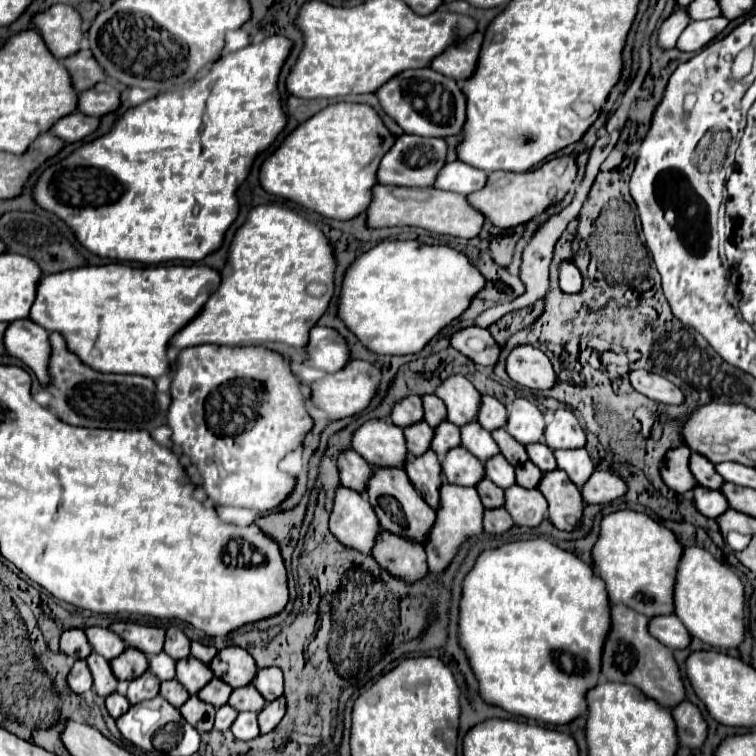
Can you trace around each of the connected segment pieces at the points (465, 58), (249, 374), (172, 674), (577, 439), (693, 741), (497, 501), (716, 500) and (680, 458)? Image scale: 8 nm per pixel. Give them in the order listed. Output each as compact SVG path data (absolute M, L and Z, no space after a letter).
M476 34L462 46L450 46L444 54L440 54L432 62L430 68L448 78L454 78L456 82L464 82L464 78L468 78L468 74L472 74L472 70L476 68L480 42L482 42L482 36Z
M200 344L186 348L180 354L176 374L172 378L172 406L168 426L172 428L174 448L190 456L204 478L202 488L218 506L250 508L264 514L278 508L294 490L296 476L278 468L278 462L298 448L312 430L314 420L306 410L306 394L300 390L300 380L290 368L290 362L264 346L212 346Z
M166 652L162 654L156 654L150 658L150 672L154 672L160 680L172 680L176 678L176 660L170 658Z
M558 410L554 420L546 426L546 444L552 450L566 448L584 448L586 446L586 430L580 424L578 416L572 410Z
M682 702L676 708L672 708L672 716L678 724L678 736L682 746L698 748L708 736L708 724L702 718L702 712L692 702Z
M484 478L478 486L476 486L482 502L486 508L502 508L504 506L504 490L498 488L492 480Z
M698 486L694 490L694 504L708 518L718 518L720 514L724 514L724 510L730 508L728 500L724 500L724 494L720 494L718 490L708 490L704 486Z
M686 448L670 450L666 456L666 462L662 466L664 482L680 494L690 492L698 486L696 478L692 478L692 474L688 472L690 470L690 456L692 456L692 452L688 452Z

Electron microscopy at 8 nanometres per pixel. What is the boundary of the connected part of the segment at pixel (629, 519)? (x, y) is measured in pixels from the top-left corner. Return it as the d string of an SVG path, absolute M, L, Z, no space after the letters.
M634 510L612 512L602 520L600 540L592 548L598 574L604 578L612 604L626 604L640 614L668 616L674 614L672 590L676 584L676 566L682 558L684 546L678 536L650 518Z

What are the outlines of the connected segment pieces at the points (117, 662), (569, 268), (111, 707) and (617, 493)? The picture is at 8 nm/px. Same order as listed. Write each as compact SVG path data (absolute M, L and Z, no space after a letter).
M126 648L118 658L114 658L110 662L110 666L118 680L130 682L148 670L148 658L136 648Z
M564 262L562 266L560 266L560 288L564 290L564 292L580 292L582 290L582 274L580 274L580 270L574 266L574 264L570 264L570 262Z
M116 692L116 694L110 694L110 698L106 698L106 708L108 708L108 714L116 720L116 718L120 718L122 714L128 712L130 704L128 704L126 696L122 696L122 694Z
M594 472L592 478L584 484L582 496L586 504L608 504L628 492L626 482L612 472Z

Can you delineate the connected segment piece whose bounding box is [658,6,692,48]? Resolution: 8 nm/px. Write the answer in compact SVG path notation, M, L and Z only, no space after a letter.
M678 8L668 20L662 22L660 26L660 32L658 32L658 42L662 48L674 48L676 46L676 40L678 36L684 32L684 28L692 22L690 14L686 8Z

